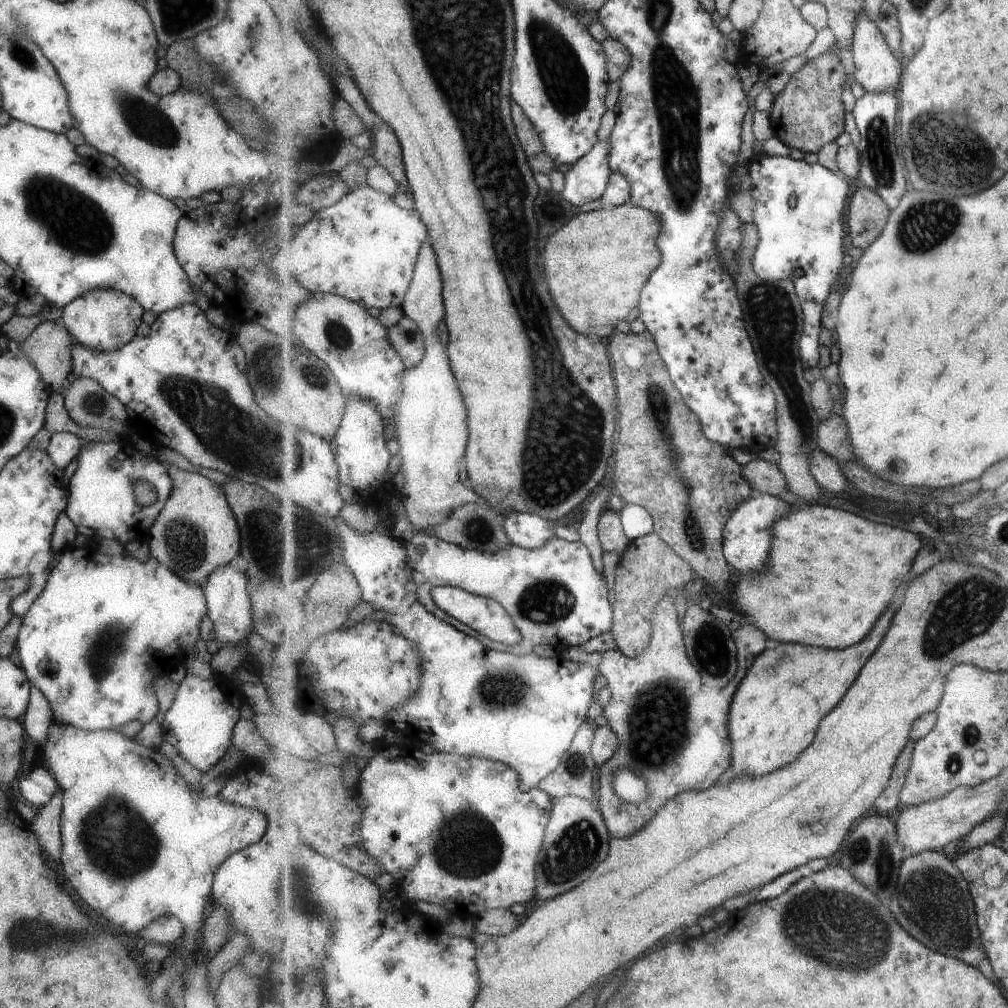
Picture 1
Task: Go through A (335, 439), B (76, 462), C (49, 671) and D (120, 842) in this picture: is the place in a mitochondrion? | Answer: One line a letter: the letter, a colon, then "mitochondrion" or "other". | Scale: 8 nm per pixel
A: other
B: other
C: other
D: mitochondrion

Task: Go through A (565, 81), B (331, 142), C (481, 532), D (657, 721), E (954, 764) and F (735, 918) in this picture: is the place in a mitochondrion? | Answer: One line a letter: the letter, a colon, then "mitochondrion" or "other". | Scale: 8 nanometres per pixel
A: mitochondrion
B: other
C: mitochondrion
D: mitochondrion
E: mitochondrion
F: other

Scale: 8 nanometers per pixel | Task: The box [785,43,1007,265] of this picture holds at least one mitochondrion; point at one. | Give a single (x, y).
(942, 140)

